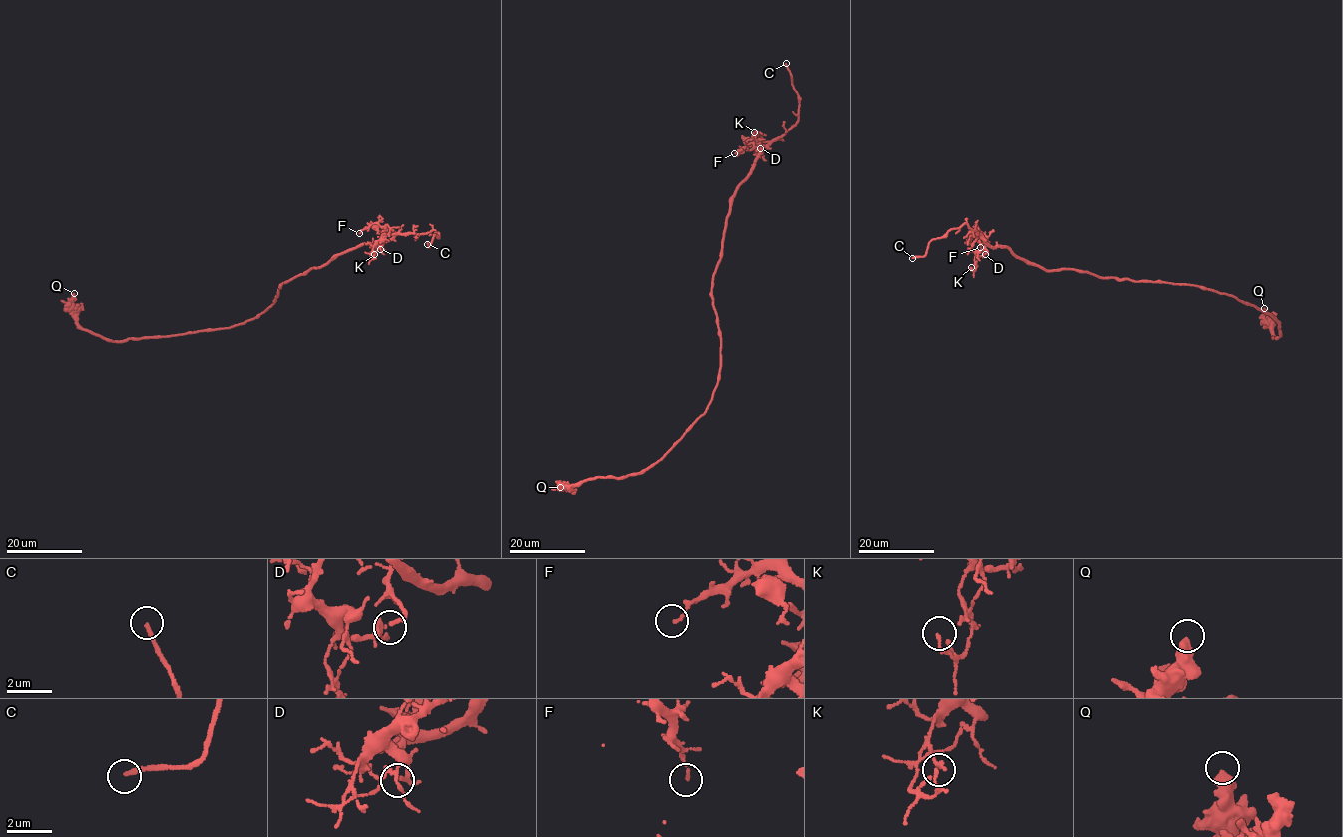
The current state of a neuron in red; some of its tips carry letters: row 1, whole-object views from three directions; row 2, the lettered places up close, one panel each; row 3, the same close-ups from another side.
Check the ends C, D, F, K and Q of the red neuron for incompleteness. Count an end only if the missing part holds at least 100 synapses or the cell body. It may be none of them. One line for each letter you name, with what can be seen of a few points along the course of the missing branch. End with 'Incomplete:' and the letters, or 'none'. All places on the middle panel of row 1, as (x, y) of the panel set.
C: missing branch runs (786, 63), (759, 37), (708, 9)
Incomplete: C

